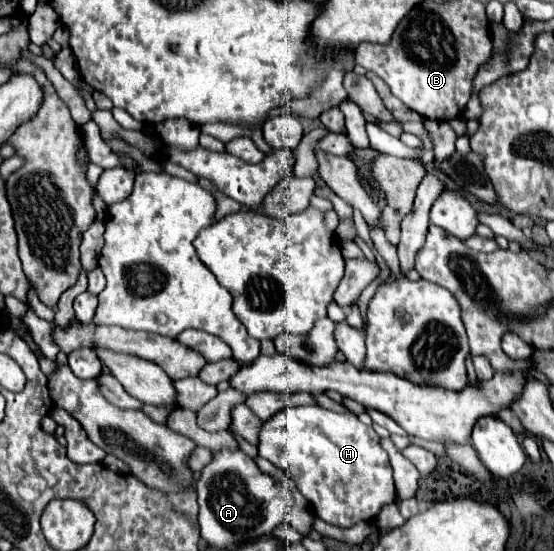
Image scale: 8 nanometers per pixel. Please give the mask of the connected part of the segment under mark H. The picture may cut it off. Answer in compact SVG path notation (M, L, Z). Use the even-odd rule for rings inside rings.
M318 405L286 407L262 425L258 455L280 467L314 507L314 515L330 525L346 529L360 521L374 521L384 505L396 501L396 487L392 481L388 453L380 447L380 437L376 435L376 431L360 423L354 413L336 413Z

